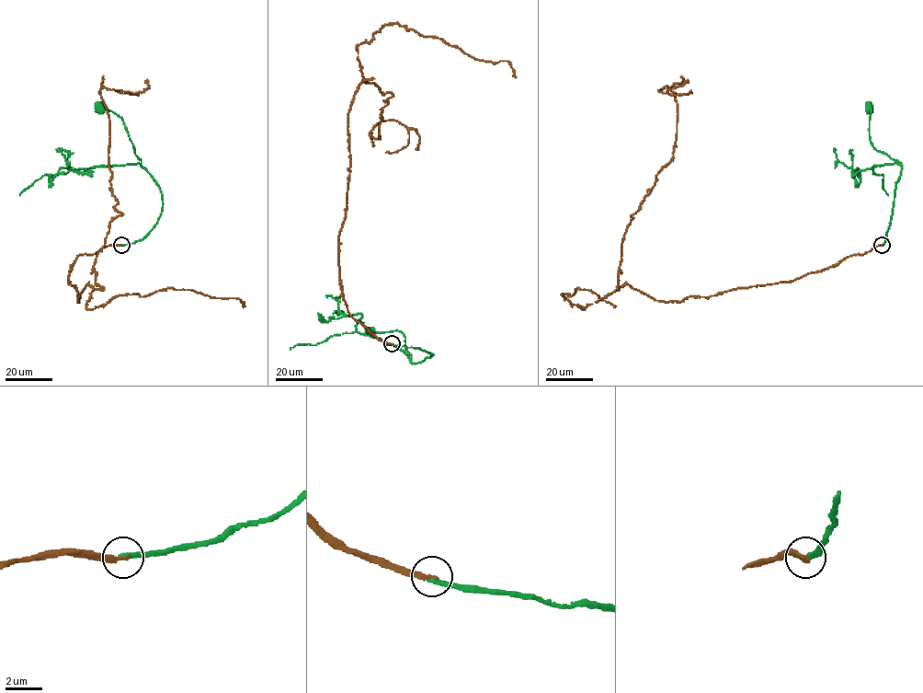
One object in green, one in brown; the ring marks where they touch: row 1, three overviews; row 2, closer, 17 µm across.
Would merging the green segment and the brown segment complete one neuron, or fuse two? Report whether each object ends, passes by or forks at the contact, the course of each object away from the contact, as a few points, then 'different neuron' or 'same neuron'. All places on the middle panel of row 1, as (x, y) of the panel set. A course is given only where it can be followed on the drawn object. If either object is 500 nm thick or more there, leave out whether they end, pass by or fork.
green ends there; brown ends there; green runs (392, 344), (424, 350), (432, 356), (412, 363), (411, 355), (405, 348), (405, 337), (398, 330), (370, 330); brown runs (392, 343), (340, 282), (365, 79), (393, 95), (370, 134), (408, 132), (385, 152); different neuron

